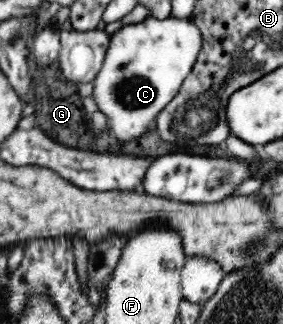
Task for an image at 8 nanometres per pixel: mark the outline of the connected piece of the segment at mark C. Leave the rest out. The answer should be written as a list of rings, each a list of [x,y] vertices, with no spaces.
[[[147,16],[143,20],[122,24],[111,36],[104,63],[97,76],[92,80],[93,102],[97,111],[105,115],[109,134],[117,140],[131,142],[144,140],[146,135],[156,127],[159,114],[174,100],[180,92],[182,82],[192,71],[197,53],[201,48],[200,30],[191,20],[177,20],[167,17],[159,20]]]

